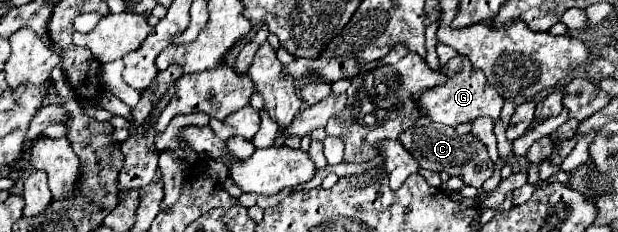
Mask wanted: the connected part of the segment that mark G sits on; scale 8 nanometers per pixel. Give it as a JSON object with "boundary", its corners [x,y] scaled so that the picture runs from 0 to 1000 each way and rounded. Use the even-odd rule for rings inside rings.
{"boundary":[[[736,241],[717,284],[717,310],[723,328],[723,362],[710,371],[704,397],[701,388],[688,397],[681,414],[681,431],[675,440],[678,466],[691,474],[697,517],[723,534],[723,543],[762,526],[775,500],[791,500],[791,509],[798,509],[798,526],[807,517],[814,466],[814,422],[804,405],[804,388],[798,388],[798,371],[791,371],[791,353],[788,353],[785,319],[778,319],[778,302],[765,302],[759,259]]]}

